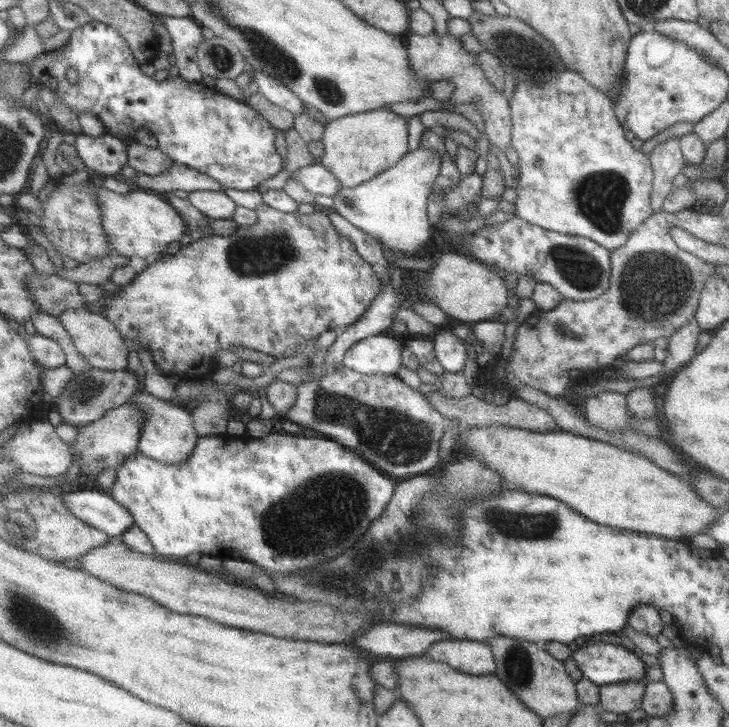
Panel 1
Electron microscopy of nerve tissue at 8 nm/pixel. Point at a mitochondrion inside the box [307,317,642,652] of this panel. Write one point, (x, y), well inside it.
(403, 441)

